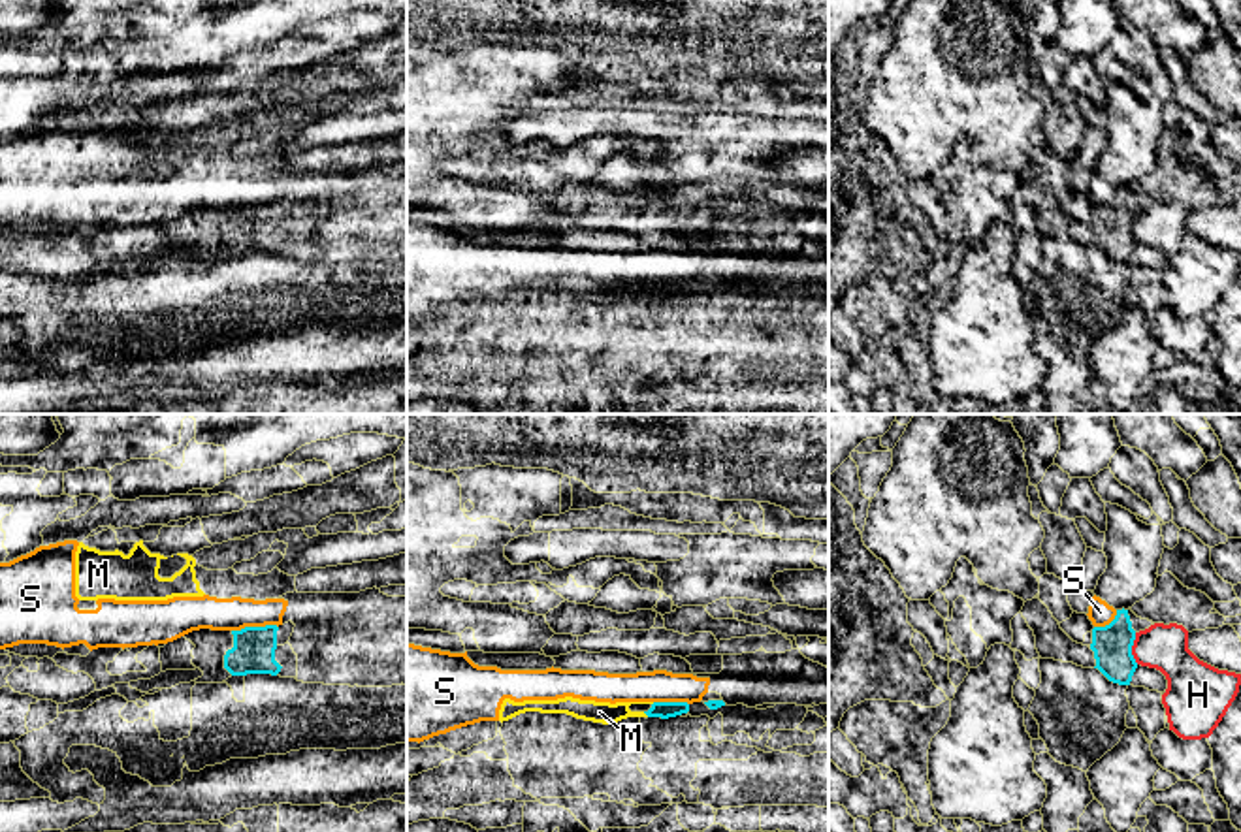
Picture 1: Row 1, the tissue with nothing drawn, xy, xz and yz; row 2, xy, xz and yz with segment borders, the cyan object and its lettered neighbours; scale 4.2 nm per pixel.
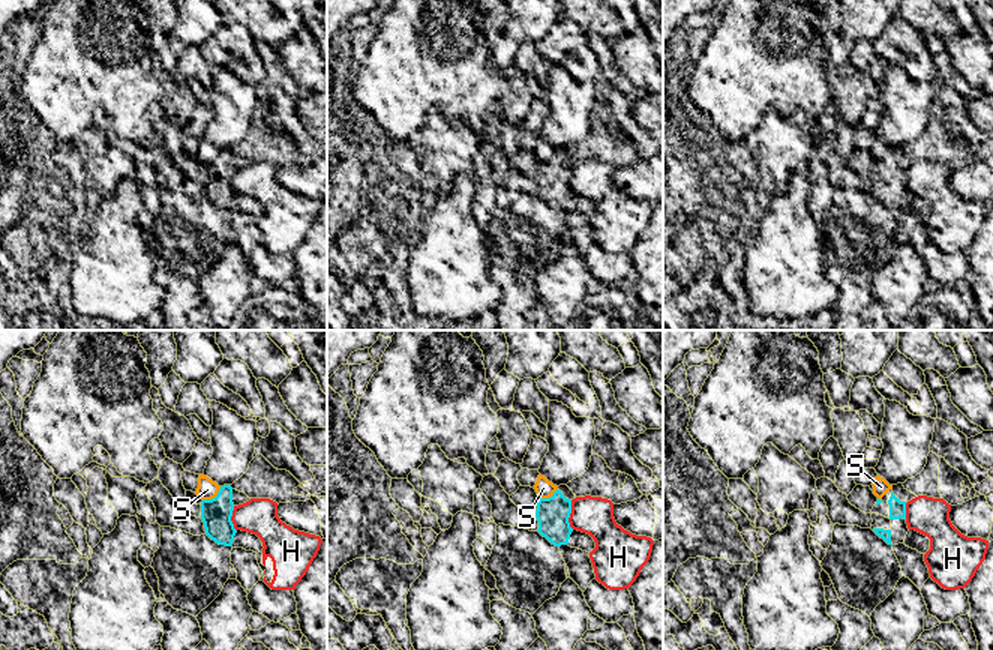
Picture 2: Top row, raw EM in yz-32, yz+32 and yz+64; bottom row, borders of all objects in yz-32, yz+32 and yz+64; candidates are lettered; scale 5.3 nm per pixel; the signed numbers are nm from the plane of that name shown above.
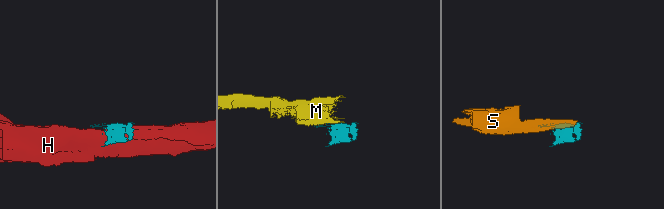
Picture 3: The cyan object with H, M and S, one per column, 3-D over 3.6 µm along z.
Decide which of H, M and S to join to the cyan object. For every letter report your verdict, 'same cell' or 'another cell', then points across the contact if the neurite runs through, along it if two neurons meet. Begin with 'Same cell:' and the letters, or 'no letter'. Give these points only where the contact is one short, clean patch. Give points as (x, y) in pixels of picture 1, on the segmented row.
Same cell: no letter
H: another cell; border yz (1134, 633), (1132, 657), (1138, 663)
M: another cell; border xz (643, 712), (648, 716)
S: another cell

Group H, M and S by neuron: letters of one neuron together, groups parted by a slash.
H / M S

